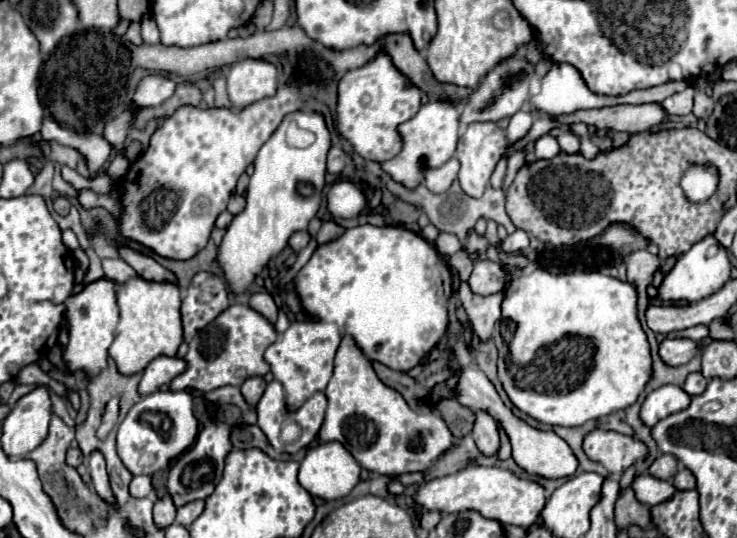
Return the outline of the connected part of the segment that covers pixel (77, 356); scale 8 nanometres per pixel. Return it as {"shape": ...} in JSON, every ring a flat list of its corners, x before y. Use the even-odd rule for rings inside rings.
{"shape":[[98,279,88,283,86,289,78,295,72,295,66,301,66,317,68,317,68,331,70,341,64,351,64,361,72,373,86,373,96,375,102,371,108,361,108,347,114,339,114,329,120,319,120,311,116,307,116,285,108,279]]}

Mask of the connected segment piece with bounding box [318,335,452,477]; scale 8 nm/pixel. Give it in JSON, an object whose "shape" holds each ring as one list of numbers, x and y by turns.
{"shape":[[344,335,338,345,334,373,324,395,328,399,328,407,318,437,324,443,342,443,362,469,386,477,424,473,452,447,452,431,446,421,432,411,410,409,398,391,386,387,376,377,372,363,356,343,352,343,350,335]]}

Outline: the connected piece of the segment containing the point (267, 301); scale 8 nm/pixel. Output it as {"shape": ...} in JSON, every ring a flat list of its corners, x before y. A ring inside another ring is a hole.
{"shape":[[254,293,250,297,250,303,248,303,254,311,258,311,260,315,264,315,270,323,276,323,276,315,278,315,278,307,272,299,270,293]]}

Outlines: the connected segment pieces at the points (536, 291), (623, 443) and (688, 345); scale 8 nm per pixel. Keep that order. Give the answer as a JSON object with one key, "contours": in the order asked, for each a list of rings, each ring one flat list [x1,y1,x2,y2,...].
{"contours":[[[536,269,528,275,522,275,518,279,514,279,508,289,506,289,506,297,502,303,502,317,494,327,492,333,496,347,498,347,498,379,502,381,502,387,506,391,506,395,510,397,510,401,524,411,526,415,530,415,532,419,544,423,544,425,560,425,560,427,580,427,586,421,592,419,600,419,606,417,614,411,622,411,630,405,636,403,638,395,644,391,646,383,652,379,652,355,650,355,650,343,648,337,638,321,638,291,634,283,628,281,620,281,616,277,608,277,600,270,586,271,586,269,574,269,574,271,566,271,566,273,548,273,544,269]],[[594,429,586,435,584,451,590,459,602,463,614,477,620,477,628,467,648,457,648,447,640,439,602,429]],[[684,337,664,339,664,341,660,343,660,357,662,357,666,363,672,363,672,365,688,363,698,351,700,351,700,349,698,349,698,341,684,339]]]}

